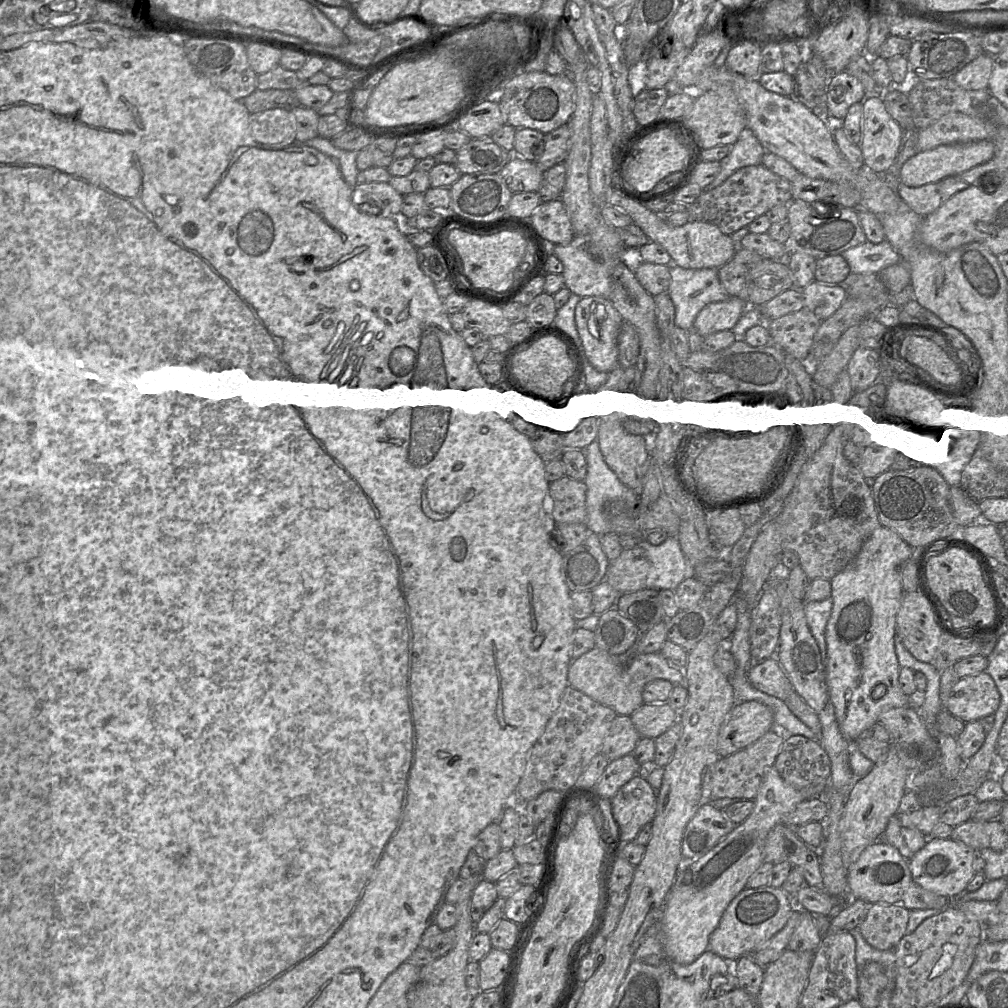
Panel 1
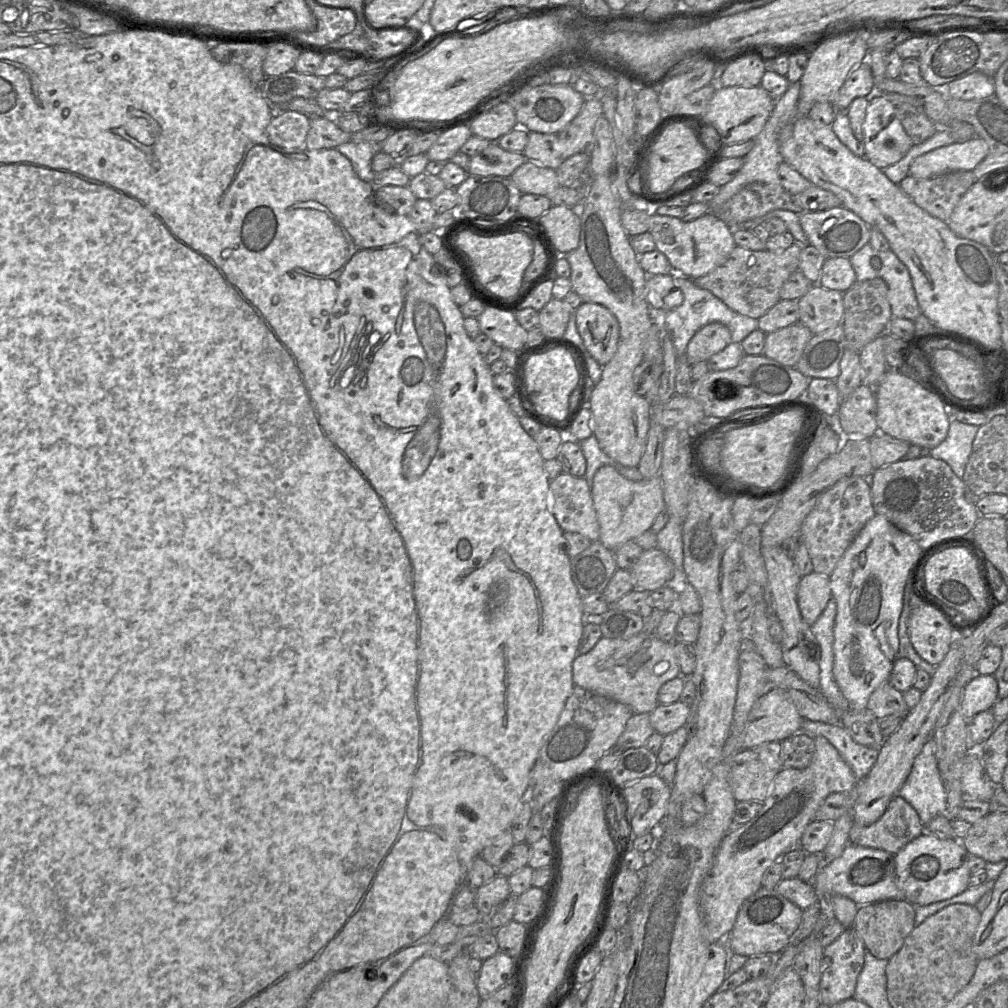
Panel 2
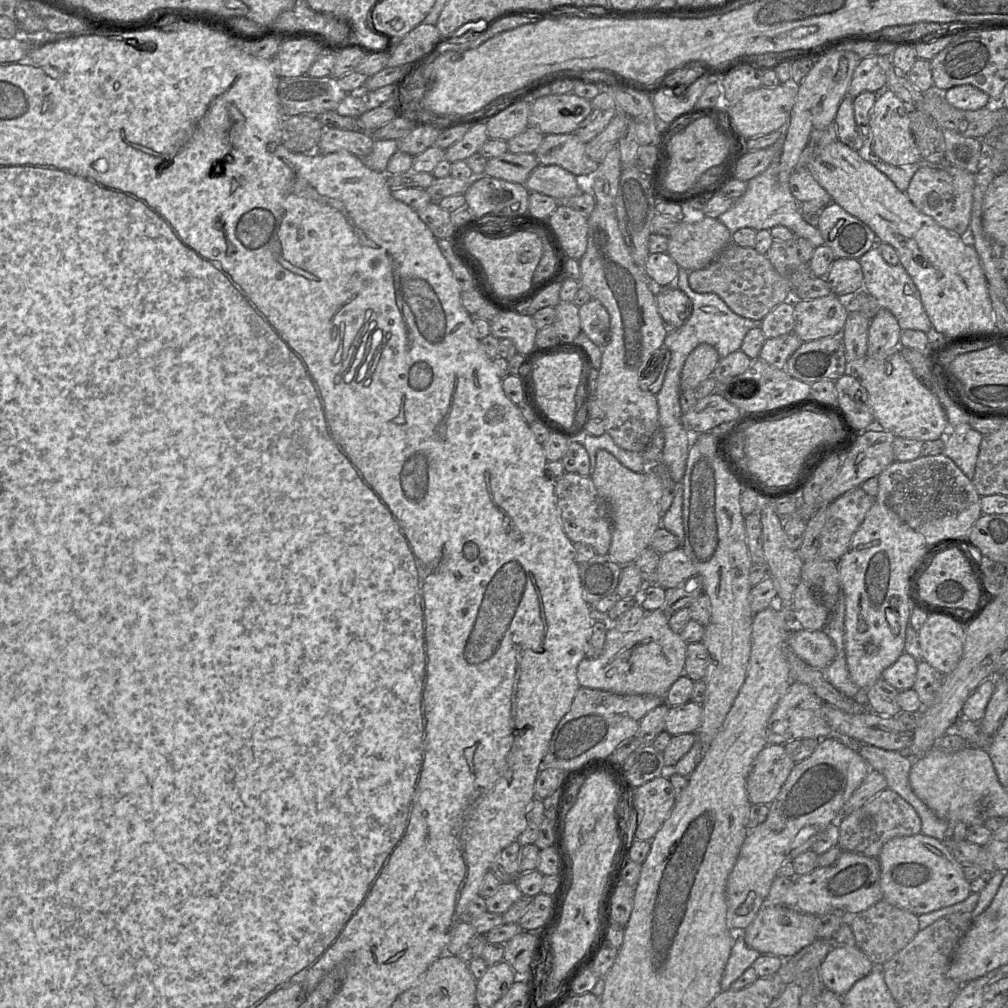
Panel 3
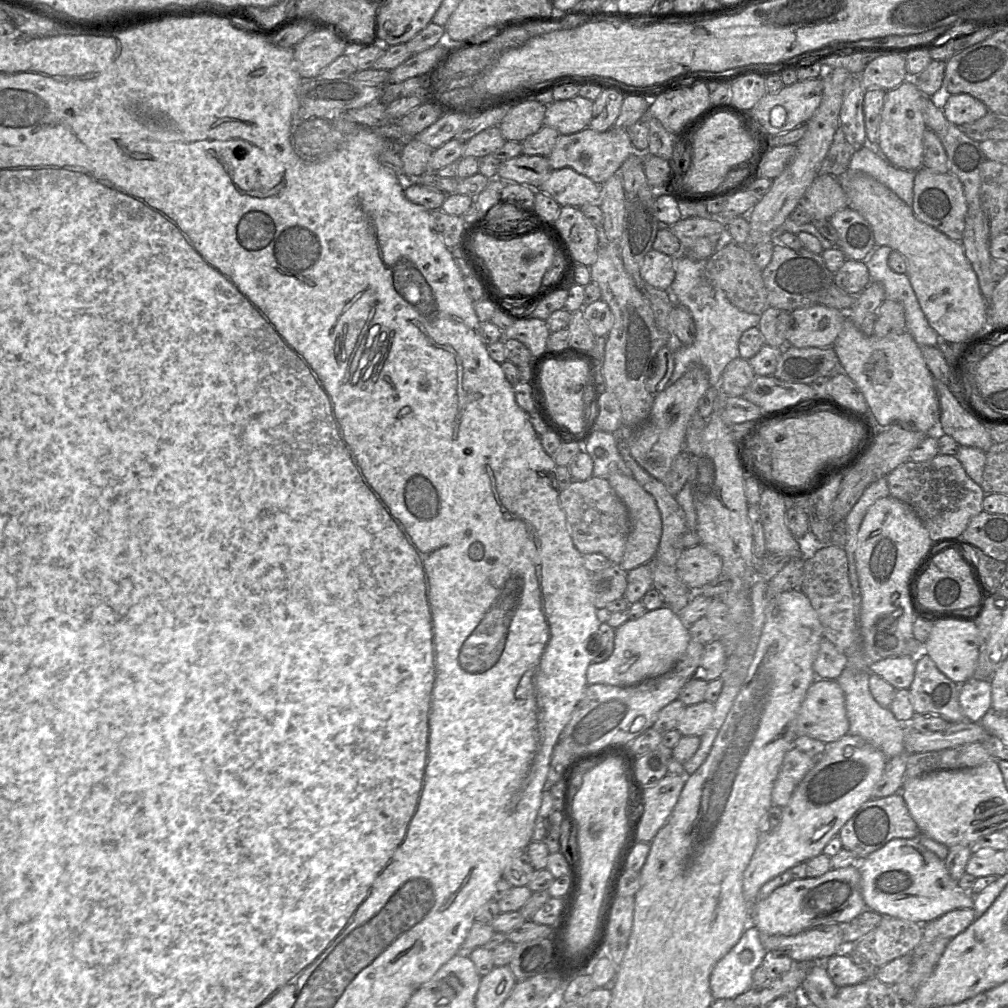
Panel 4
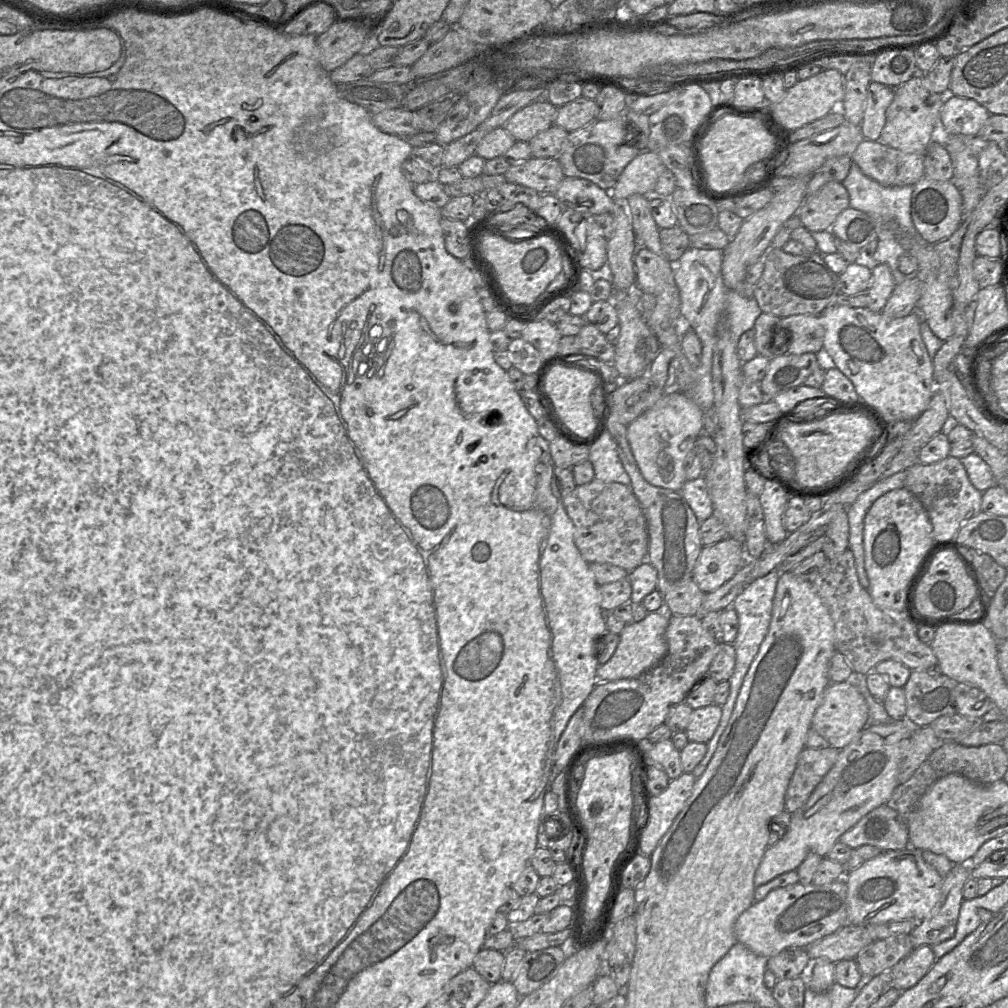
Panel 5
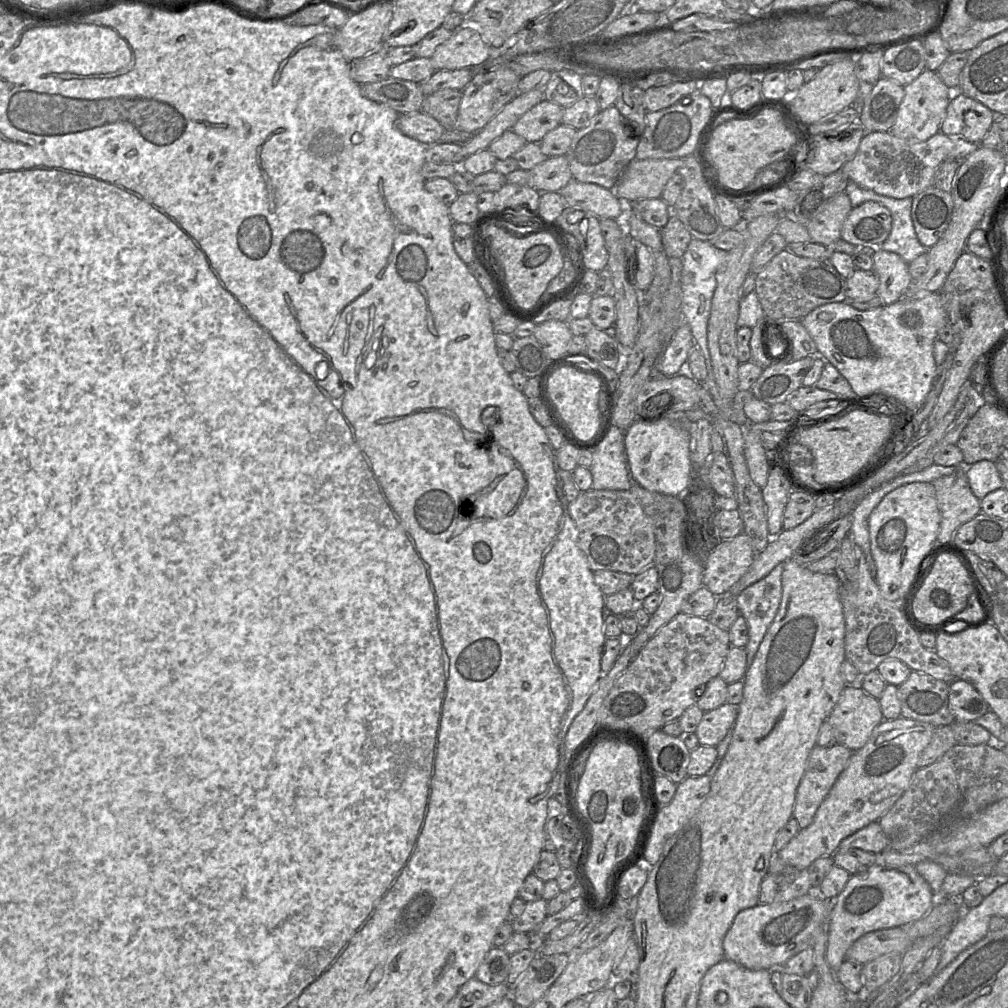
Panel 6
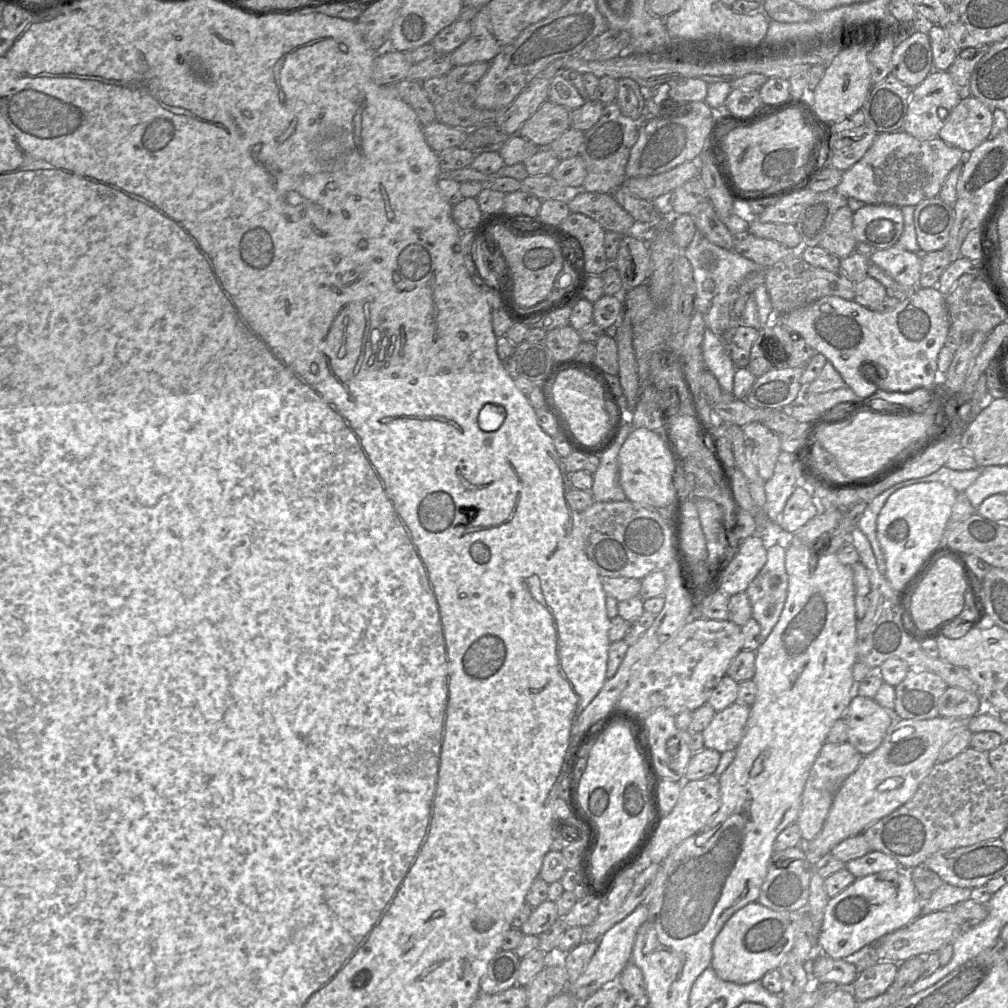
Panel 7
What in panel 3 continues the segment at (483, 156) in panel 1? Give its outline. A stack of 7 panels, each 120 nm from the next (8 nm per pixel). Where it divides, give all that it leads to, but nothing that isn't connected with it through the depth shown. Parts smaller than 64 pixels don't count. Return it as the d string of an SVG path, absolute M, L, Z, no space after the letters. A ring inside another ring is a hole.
M511 153L487 159L484 175L513 183L525 184L530 173L539 165L535 154Z

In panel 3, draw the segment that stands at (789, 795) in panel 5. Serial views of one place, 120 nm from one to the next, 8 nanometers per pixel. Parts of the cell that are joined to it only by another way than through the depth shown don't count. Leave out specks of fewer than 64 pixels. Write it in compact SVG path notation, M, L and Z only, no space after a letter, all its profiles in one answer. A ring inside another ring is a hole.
M767 745L757 755L746 780L748 798L753 805L769 805L795 766L784 745Z

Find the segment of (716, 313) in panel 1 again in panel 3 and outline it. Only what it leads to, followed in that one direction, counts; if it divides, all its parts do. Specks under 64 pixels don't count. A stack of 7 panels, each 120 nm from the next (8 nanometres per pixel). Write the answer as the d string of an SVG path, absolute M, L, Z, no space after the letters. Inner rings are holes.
M707 343L698 345L684 363L680 380L681 391L695 390L702 381L712 375L719 359L713 346Z

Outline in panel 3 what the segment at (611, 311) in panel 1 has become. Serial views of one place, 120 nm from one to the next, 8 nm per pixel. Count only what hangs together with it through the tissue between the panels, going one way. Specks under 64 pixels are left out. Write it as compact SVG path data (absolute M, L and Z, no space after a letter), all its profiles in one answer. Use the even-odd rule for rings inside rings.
M596 299L579 307L581 330L600 348L610 340L610 316L606 308Z

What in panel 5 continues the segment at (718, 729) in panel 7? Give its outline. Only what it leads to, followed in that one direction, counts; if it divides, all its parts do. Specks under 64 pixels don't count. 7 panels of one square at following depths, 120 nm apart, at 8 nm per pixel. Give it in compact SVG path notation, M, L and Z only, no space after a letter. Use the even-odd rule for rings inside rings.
M711 704L693 709L685 730L689 742L706 743L712 738L722 715L722 707Z

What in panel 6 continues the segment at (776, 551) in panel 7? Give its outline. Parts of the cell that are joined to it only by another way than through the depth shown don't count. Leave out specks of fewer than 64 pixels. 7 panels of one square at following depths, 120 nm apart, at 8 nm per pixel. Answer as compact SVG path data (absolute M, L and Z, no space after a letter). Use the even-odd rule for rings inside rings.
M784 563L777 565L766 577L744 589L736 602L749 627L749 641L744 647L749 667L773 622L782 598Z

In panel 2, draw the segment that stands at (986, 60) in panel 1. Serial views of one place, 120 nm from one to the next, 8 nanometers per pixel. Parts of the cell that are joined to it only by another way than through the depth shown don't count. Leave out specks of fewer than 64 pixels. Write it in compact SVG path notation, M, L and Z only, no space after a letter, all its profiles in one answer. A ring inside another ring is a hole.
M974 72L947 85L947 92L958 100L982 99L995 95L994 78Z

